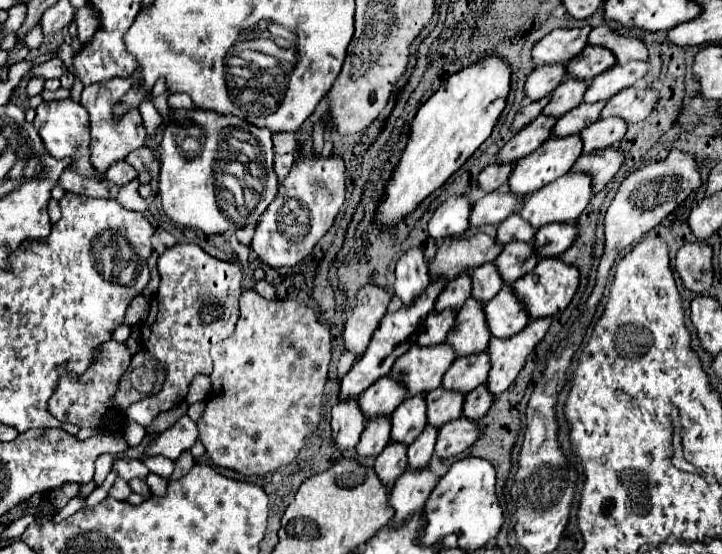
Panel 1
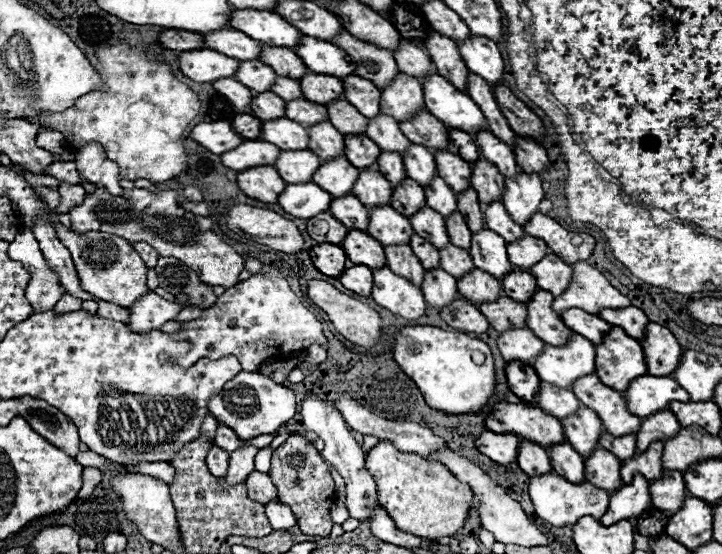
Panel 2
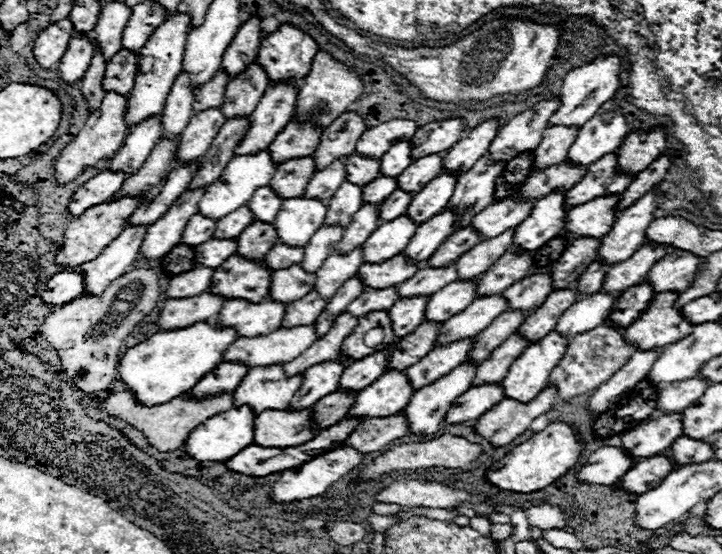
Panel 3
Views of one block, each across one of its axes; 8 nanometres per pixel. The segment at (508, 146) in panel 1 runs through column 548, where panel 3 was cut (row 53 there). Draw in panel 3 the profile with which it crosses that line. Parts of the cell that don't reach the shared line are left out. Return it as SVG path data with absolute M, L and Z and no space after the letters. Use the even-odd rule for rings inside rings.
M120 50L118 54L114 54L114 58L106 64L106 72L104 72L104 80L102 86L106 92L114 90L118 94L128 94L134 86L134 76L136 76L136 52L128 52L128 50Z

